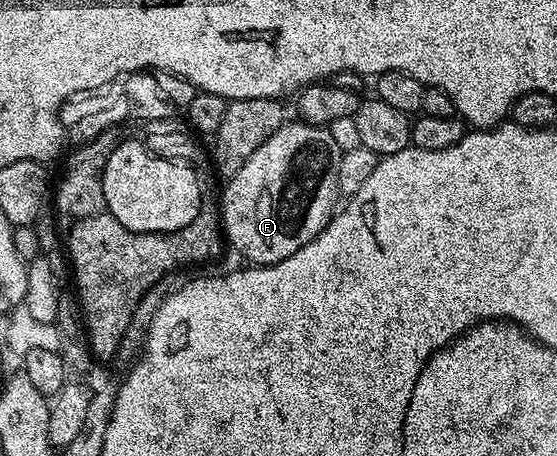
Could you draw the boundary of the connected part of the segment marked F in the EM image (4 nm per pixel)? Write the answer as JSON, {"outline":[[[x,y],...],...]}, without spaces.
{"outline":[[[286,122],[282,124],[251,158],[235,173],[228,177],[225,193],[219,196],[219,215],[223,225],[223,236],[241,256],[246,256],[253,266],[278,264],[283,258],[291,258],[307,242],[311,242],[326,228],[335,215],[339,199],[339,157],[340,146],[325,126],[304,122]]]}

